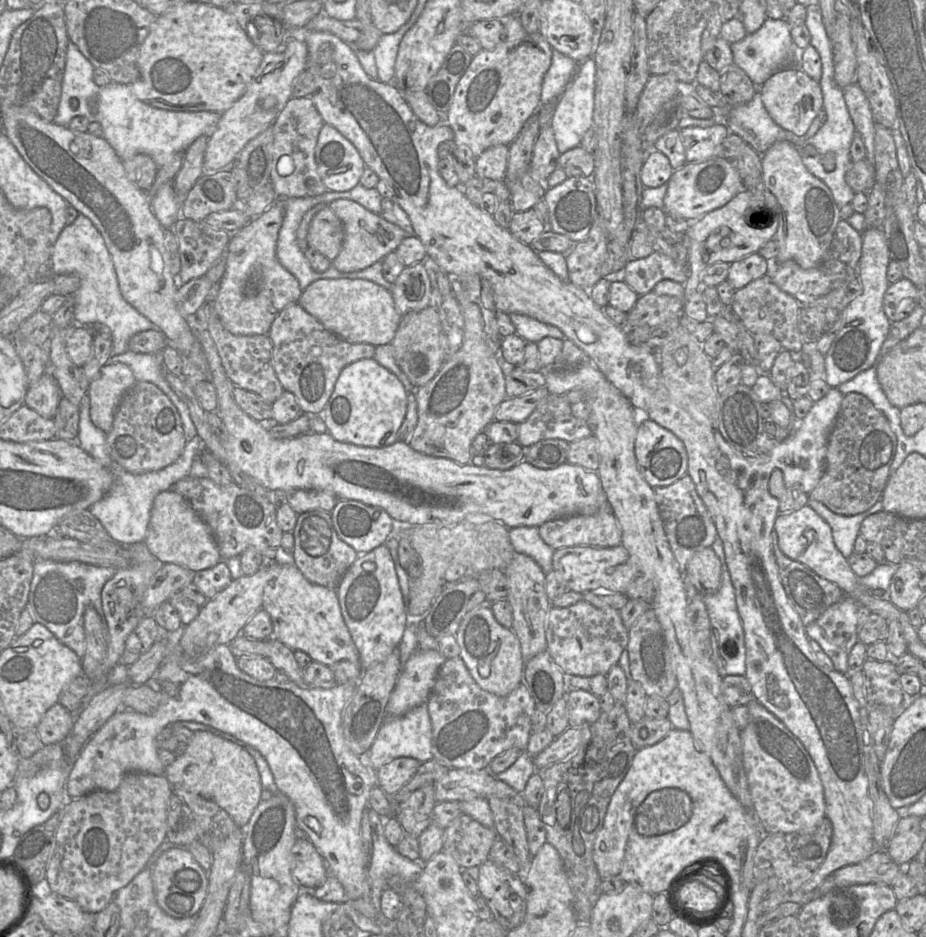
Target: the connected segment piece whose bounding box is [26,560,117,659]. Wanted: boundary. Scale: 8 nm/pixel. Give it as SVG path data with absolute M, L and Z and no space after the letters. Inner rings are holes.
M35 560L26 608L35 622L47 627L60 642L82 659L86 651L84 631L86 607L92 606L96 609L104 636L107 639L108 624L102 609L101 592L105 583L113 577L116 570L112 567L95 566L76 561Z

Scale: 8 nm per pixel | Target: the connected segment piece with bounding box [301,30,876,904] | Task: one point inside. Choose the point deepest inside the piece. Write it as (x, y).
(815, 703)

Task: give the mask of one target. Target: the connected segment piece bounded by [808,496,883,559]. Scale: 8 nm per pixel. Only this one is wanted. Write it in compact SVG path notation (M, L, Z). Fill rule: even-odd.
M882 496L867 511L852 516L836 514L817 500L809 499L808 505L829 524L835 546L846 559L854 551L855 539L860 534L862 521L883 510Z

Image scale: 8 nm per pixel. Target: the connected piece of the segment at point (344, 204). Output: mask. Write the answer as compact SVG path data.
M337 199L328 204L328 207L341 220L344 228L342 249L331 262L331 266L340 272L349 273L368 268L377 261L383 260L390 252L395 251L401 241L408 236L399 226L388 222L352 200Z

